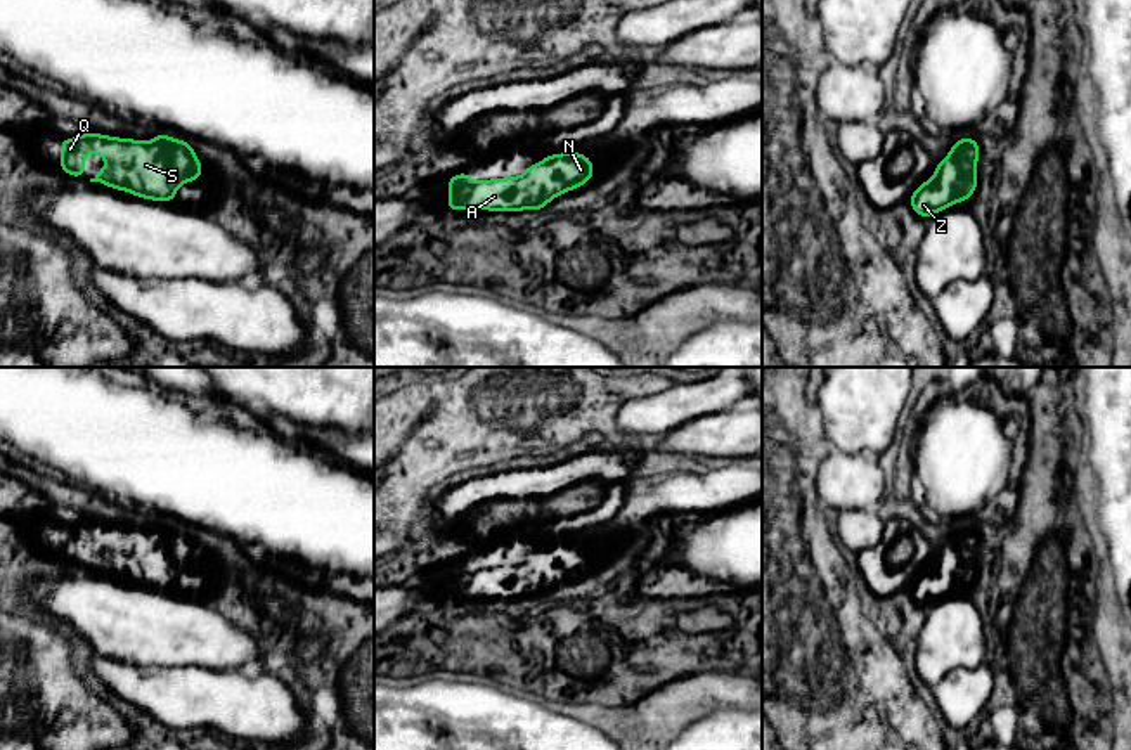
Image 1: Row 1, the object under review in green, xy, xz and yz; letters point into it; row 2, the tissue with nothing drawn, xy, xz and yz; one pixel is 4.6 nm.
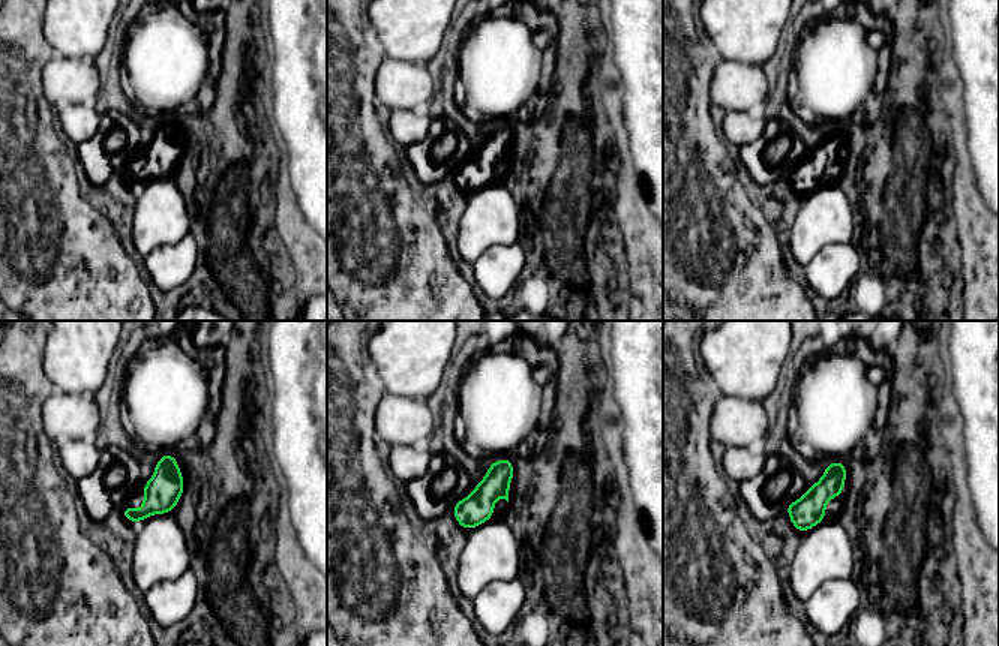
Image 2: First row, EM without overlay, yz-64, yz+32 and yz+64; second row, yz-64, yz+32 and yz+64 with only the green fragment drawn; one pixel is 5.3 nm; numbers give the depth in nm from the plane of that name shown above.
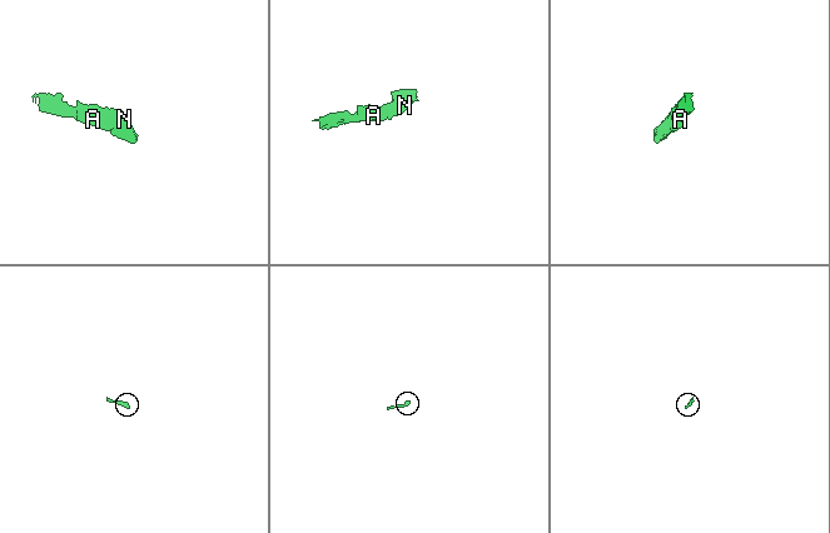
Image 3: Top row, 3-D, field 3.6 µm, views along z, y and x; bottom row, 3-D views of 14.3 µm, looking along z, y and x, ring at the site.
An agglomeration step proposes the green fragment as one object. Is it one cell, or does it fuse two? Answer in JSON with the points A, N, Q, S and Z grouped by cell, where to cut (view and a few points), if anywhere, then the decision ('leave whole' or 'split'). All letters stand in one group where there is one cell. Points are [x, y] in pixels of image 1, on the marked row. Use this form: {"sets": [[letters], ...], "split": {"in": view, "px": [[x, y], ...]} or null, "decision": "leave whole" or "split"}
{"sets": [["A", "N", "Q", "S", "Z"]], "split": null, "decision": "leave whole"}

